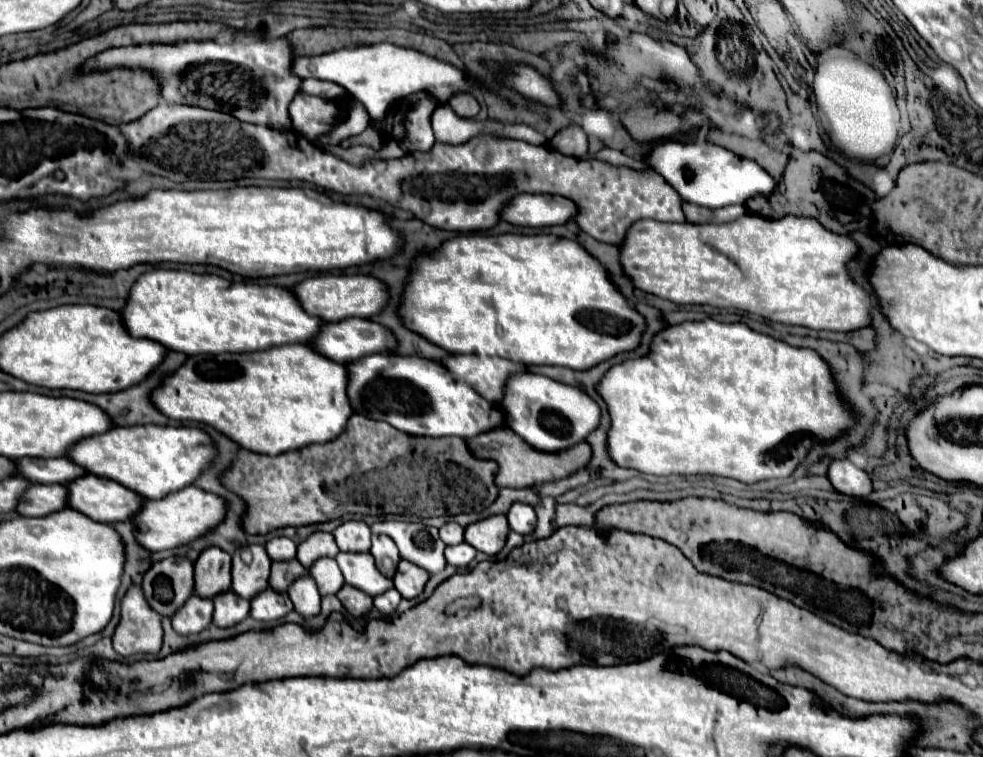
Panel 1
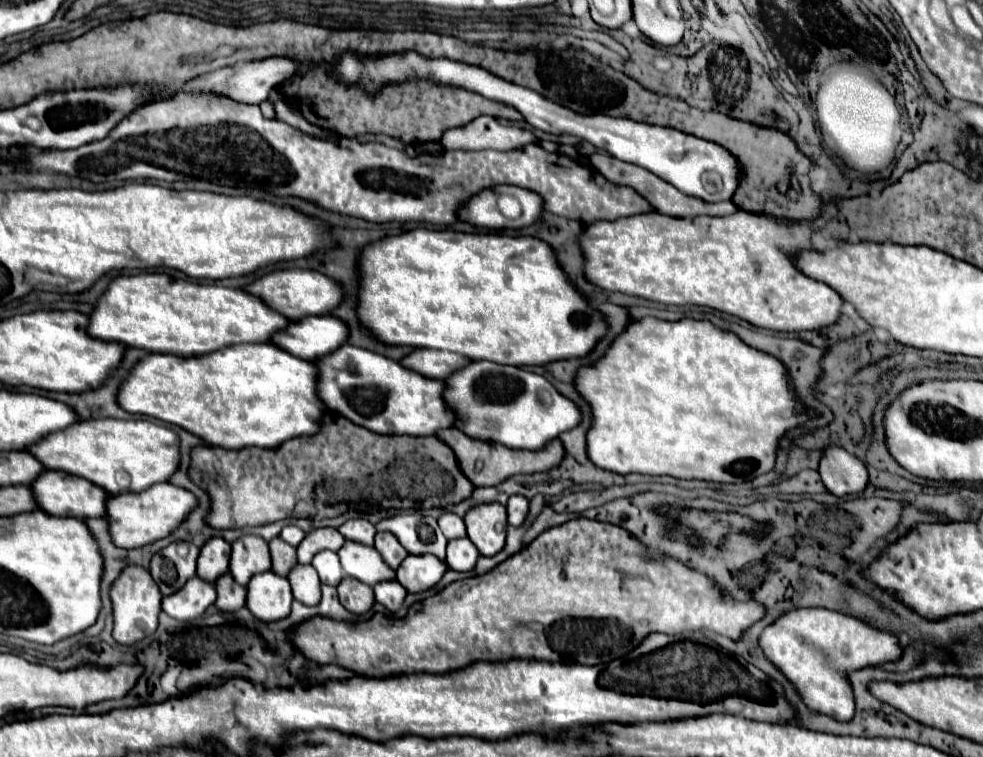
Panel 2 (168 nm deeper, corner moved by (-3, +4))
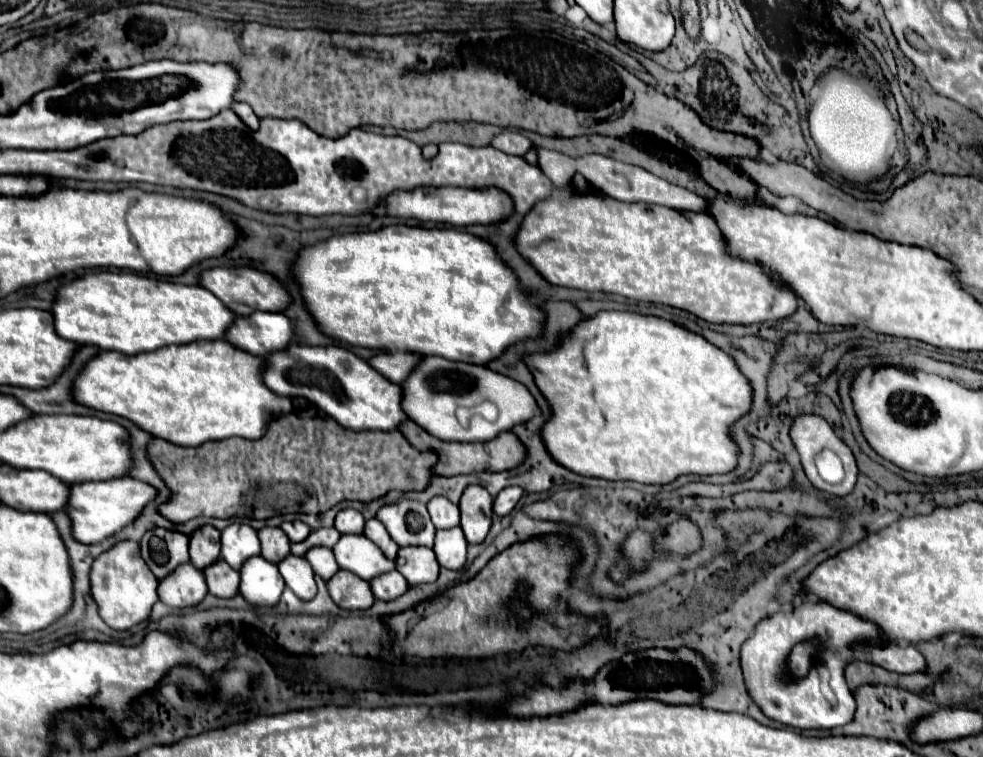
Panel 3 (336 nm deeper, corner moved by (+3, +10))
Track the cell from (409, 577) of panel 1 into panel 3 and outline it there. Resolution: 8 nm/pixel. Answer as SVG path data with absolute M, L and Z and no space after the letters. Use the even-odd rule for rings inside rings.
M401 547L397 553L397 571L409 585L433 583L439 575L439 565L429 547Z

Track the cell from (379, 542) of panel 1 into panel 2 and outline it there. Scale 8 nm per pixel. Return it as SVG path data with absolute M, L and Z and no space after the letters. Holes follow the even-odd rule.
M377 533L375 541L383 541L383 543L377 543L379 545L379 553L381 553L383 561L391 569L397 569L399 563L407 557L407 551L403 549L403 545L391 533Z

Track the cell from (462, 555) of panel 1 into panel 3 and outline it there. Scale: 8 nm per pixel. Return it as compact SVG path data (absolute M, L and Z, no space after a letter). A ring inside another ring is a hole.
M461 527L437 531L433 551L441 567L447 567L453 571L461 569L467 557L467 541L465 541L465 535L461 533Z

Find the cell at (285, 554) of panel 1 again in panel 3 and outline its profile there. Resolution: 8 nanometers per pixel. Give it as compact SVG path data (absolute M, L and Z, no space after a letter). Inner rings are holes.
M285 521L285 523L281 525L281 529L287 533L287 537L289 537L293 543L303 541L303 539L311 533L311 527L309 527L307 523L303 523L303 521Z

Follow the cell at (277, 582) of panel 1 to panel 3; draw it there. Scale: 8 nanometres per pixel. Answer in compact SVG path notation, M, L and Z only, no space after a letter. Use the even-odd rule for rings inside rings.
M279 527L259 529L259 541L261 541L261 555L271 563L279 563L289 555L291 541Z

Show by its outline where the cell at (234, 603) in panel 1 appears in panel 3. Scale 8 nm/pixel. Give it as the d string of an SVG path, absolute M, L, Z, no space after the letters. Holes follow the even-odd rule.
M223 559L215 561L215 565L205 567L205 579L209 593L217 597L235 597L239 591L239 571L227 565Z

